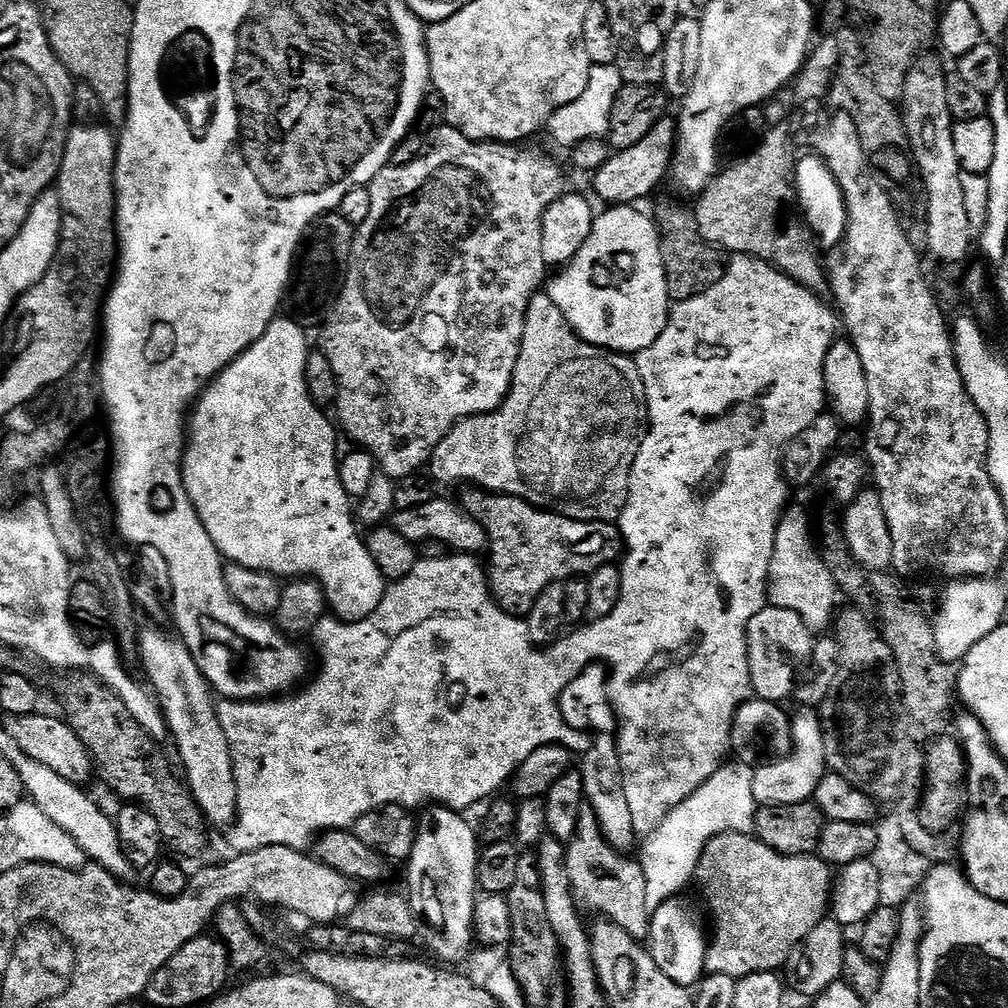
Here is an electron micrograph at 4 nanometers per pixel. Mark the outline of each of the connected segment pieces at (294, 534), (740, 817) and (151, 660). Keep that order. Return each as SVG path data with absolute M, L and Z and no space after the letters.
M291 318L273 320L271 326L266 330L266 334L262 338L258 338L258 342L251 344L231 366L224 369L200 393L190 412L190 431L186 436L186 447L182 461L184 485L186 486L186 494L198 514L202 526L206 526L206 534L210 534L214 546L225 561L238 566L246 566L250 570L269 572L271 576L277 578L311 578L316 580L322 586L324 597L328 599L331 615L344 621L345 624L353 624L359 620L364 620L370 614L374 614L374 610L378 610L386 591L386 581L382 570L378 570L374 558L370 558L370 550L354 515L353 501L346 494L340 481L338 451L336 452L337 429L334 424L334 429L332 429L331 422L324 417L325 409L312 401L310 390L306 386L306 358L310 351L310 345L308 345L307 338L304 337L304 332L305 329Z
M745 761L725 763L710 779L667 815L659 828L645 837L640 863L645 874L646 906L653 912L666 901L677 897L693 881L702 850L722 833L751 835L756 827L758 801L753 790L755 769Z
M148 626L138 636L138 649L144 658L144 668L152 679L151 687L164 714L164 722L168 726L171 739L176 739L176 748L180 751L180 760L184 763L183 775L192 797L204 815L209 825L217 824L218 827L227 829L236 818L236 783L232 769L232 751L226 738L226 730L216 712L217 701L214 693L208 686L208 679L198 670L198 662L184 645L183 639L171 636L163 627Z

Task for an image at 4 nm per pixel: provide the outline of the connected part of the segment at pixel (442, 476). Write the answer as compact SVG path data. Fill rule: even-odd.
M537 294L530 302L526 314L526 326L520 343L518 362L514 370L512 388L508 391L508 397L499 408L493 412L484 412L481 416L467 416L460 420L438 442L438 446L432 451L430 457L430 476L433 481L441 480L444 484L452 484L455 480L469 480L472 486L479 486L489 492L503 492L505 496L521 496L524 500L530 500L538 508L547 508L561 512L563 516L569 516L575 520L606 520L619 521L620 513L628 501L628 487L630 486L630 474L634 466L634 458L638 458L638 450L644 441L646 425L648 424L648 399L644 393L644 383L640 377L640 371L635 359L631 355L619 352L609 352L606 348L596 348L581 338L566 322L562 310L554 306L554 302L546 294Z

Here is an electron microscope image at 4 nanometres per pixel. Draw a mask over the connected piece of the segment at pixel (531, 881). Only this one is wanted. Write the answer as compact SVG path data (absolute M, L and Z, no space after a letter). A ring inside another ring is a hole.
M532 852L521 853L518 860L517 877L513 886L505 895L510 908L512 922L510 962L508 968L521 987L529 1005L536 1006L543 1002L548 994L548 984L553 978L560 960L559 944L550 918L547 917L546 900L541 888L540 868L536 865L536 856Z

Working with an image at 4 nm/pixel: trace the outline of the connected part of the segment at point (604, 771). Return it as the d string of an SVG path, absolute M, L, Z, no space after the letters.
M594 663L591 671L584 673L580 680L568 687L563 713L568 720L579 722L585 729L593 733L601 732L601 736L591 741L591 747L578 760L578 771L584 783L584 799L593 807L606 842L617 851L628 854L632 852L632 847L637 847L638 837L630 815L630 806L626 803L624 771L620 769L617 737L613 735L618 728L618 717L612 708L612 699L608 697L608 673L609 669L603 663Z

